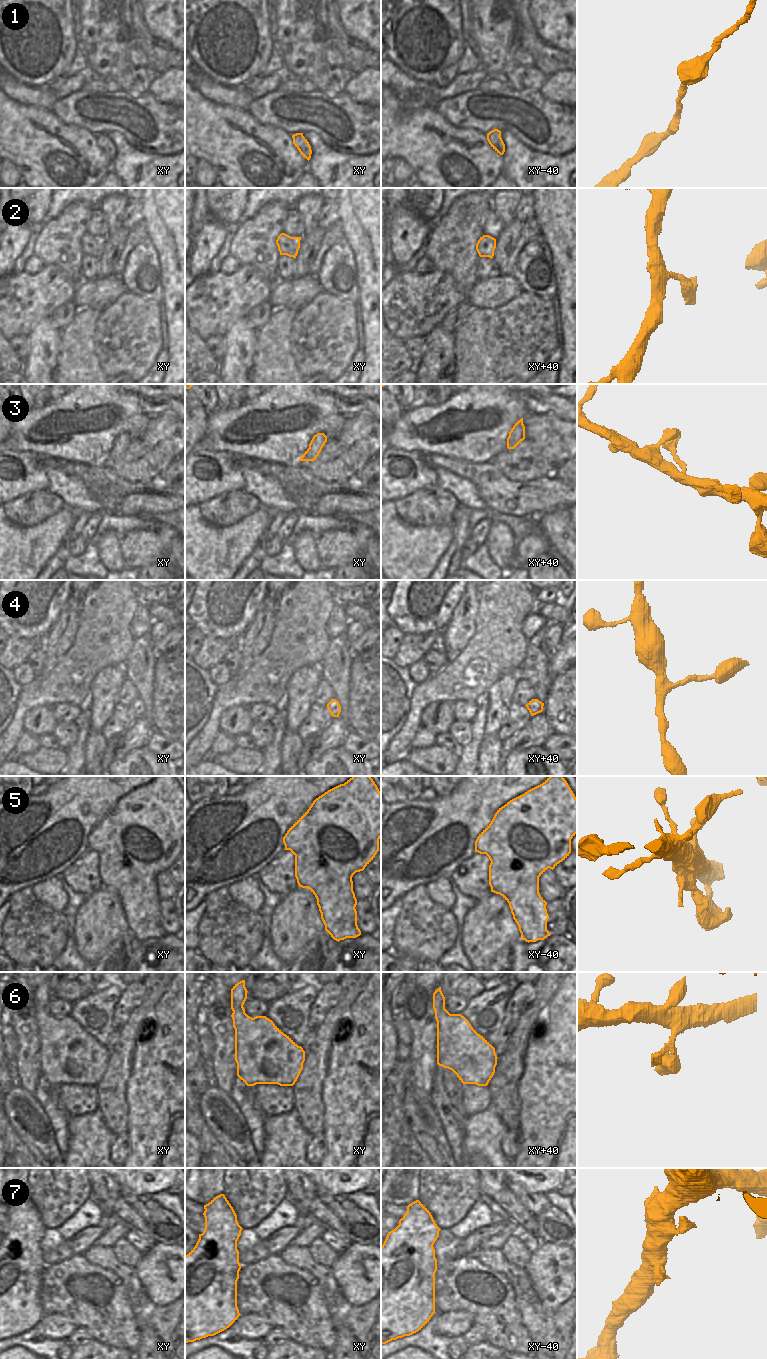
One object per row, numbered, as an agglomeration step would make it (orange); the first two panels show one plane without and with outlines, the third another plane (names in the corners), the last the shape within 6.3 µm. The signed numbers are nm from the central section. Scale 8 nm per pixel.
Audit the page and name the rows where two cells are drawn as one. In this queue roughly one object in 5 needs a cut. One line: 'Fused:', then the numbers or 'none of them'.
Fused: 5

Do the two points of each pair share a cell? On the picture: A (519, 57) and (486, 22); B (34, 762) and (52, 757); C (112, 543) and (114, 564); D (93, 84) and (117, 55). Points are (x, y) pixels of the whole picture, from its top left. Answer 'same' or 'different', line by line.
A: different
B: same
C: same
D: different

